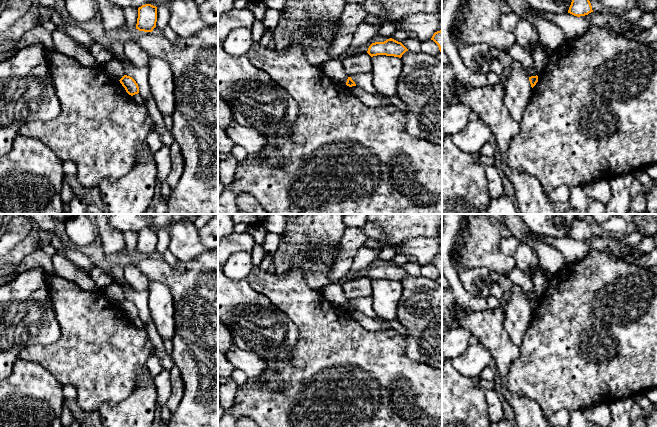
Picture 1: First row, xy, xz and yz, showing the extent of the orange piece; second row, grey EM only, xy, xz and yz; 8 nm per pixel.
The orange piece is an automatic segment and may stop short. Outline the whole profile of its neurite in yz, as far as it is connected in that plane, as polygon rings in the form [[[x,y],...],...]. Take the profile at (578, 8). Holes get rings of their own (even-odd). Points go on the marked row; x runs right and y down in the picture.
[[[572,0],[568,13],[580,17],[593,12],[589,0]]]

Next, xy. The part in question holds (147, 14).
[[[145,4],[138,8],[136,29],[144,32],[152,32],[156,27],[157,7]]]

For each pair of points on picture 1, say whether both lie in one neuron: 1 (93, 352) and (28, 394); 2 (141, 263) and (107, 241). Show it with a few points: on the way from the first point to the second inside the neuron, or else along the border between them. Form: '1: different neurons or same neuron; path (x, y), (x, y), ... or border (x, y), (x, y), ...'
1: same neuron; path (77, 358), (58, 364), (44, 378)
2: different neurons; border (125, 249), (115, 256)

